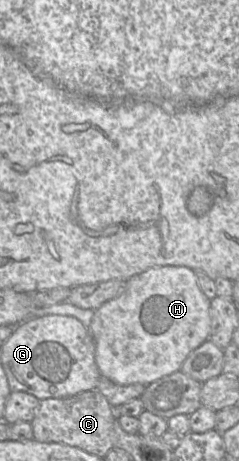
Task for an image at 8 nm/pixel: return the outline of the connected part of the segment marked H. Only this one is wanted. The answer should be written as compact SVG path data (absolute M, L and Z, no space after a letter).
M160 266L149 268L141 274L135 275L126 282L125 288L115 298L107 301L95 310L91 320L89 330L95 343L95 361L100 374L119 385L137 383L149 385L164 376L179 371L188 355L209 339L211 332L210 302L211 300L203 293L197 283L196 272L191 268L184 266Z

